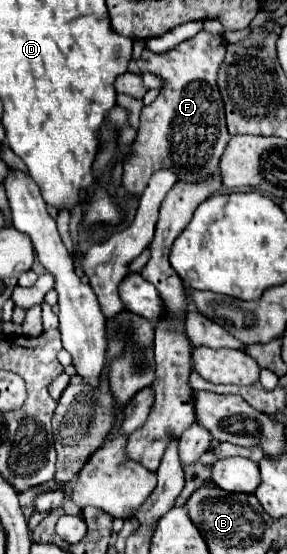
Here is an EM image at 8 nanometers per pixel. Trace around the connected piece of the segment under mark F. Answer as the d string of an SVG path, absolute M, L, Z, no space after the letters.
M199 31L195 37L179 43L177 47L173 47L165 53L153 53L149 49L143 49L141 57L137 59L137 67L141 69L141 73L149 71L149 73L159 75L165 85L163 85L161 93L157 95L157 99L149 107L143 107L141 127L139 127L137 139L133 143L133 153L127 159L127 163L123 165L123 187L131 195L141 197L151 173L155 173L159 169L171 169L183 181L201 181L219 169L221 155L227 147L227 141L231 139L231 135L225 127L225 109L223 109L223 99L221 99L219 87L217 87L217 73L225 59L225 47L227 47L227 43L223 37L211 35L207 31Z

